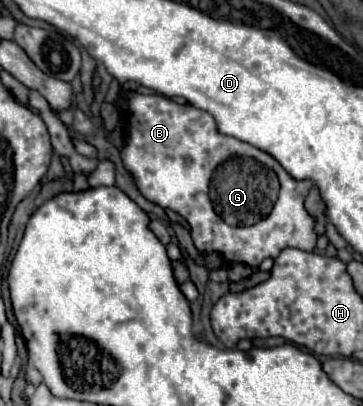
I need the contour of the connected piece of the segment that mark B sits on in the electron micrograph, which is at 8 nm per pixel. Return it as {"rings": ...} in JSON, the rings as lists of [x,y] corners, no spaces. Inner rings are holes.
{"rings":[[[130,91],[126,95],[128,109],[128,141],[120,151],[124,169],[134,179],[138,191],[152,203],[164,209],[180,213],[192,227],[194,245],[208,253],[218,251],[228,263],[244,263],[258,267],[266,257],[276,259],[286,247],[296,247],[302,251],[314,251],[316,233],[314,219],[304,209],[304,197],[312,189],[312,181],[292,179],[282,165],[268,153],[242,143],[234,137],[220,135],[214,129],[214,117],[194,105],[178,105],[162,95],[140,95]],[[190,121],[210,121],[210,123],[190,123]],[[226,145],[226,147],[224,147]],[[228,155],[254,157],[266,167],[274,169],[280,179],[280,195],[272,213],[252,227],[230,227],[212,209],[208,187],[212,171]]]}

